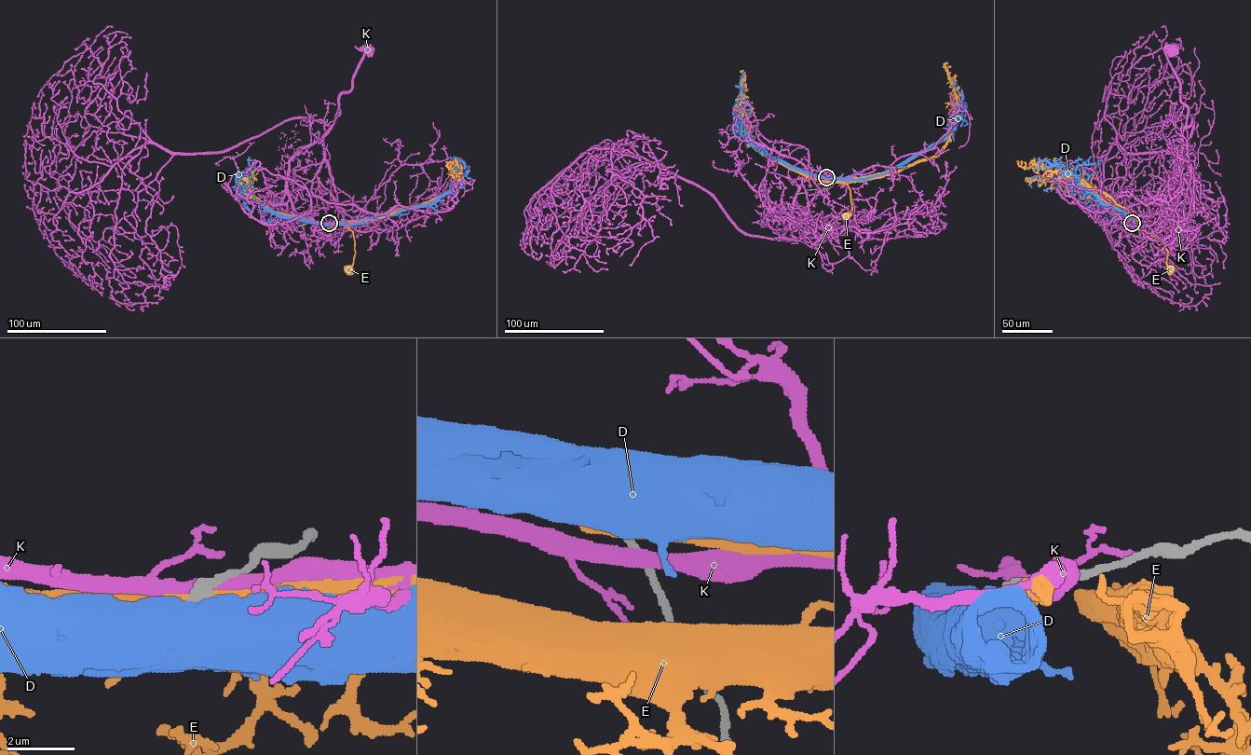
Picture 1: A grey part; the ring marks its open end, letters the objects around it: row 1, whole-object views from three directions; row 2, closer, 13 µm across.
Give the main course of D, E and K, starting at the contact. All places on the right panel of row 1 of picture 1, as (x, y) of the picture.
D: (1132, 224), (1133, 220), (1122, 211), (1103, 203), (1063, 168), (1041, 160), (1033, 169)
E: (1133, 223), (1135, 222), (1139, 230), (1154, 236), (1162, 243), (1167, 251), (1166, 265), (1170, 270)
K: (1134, 223), (1131, 217), (1165, 212), (1171, 205), (1173, 160), (1183, 148), (1188, 107), (1164, 49), (1170, 49)

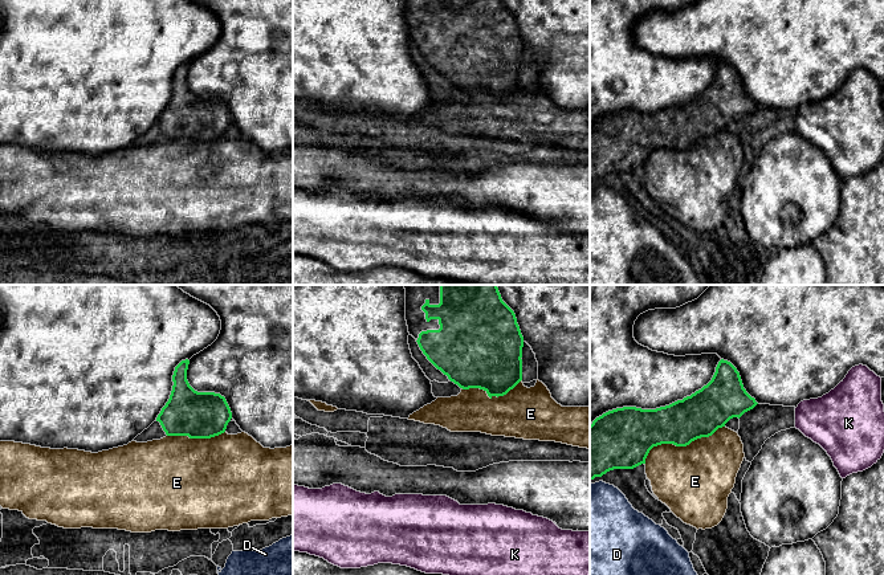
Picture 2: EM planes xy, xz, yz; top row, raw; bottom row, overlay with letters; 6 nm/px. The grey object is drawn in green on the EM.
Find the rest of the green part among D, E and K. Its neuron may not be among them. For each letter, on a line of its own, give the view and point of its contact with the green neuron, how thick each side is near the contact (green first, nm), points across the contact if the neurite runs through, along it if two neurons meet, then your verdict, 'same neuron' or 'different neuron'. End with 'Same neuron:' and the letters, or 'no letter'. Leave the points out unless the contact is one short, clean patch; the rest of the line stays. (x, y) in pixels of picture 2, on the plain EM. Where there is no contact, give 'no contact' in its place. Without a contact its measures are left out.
D: no contact; different neuron
E: contact yz (680, 149); calibres 280 and 440 nm; different neuron
K: no contact; different neuron
Same neuron: no letter

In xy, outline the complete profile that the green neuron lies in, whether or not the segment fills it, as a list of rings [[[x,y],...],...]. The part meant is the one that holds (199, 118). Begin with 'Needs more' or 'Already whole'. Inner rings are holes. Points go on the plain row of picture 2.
Already whole. [[[182,64],[172,78],[168,105],[156,121],[167,139],[211,142],[225,135],[232,122],[224,99],[215,95],[197,95],[187,83],[190,64]]]

